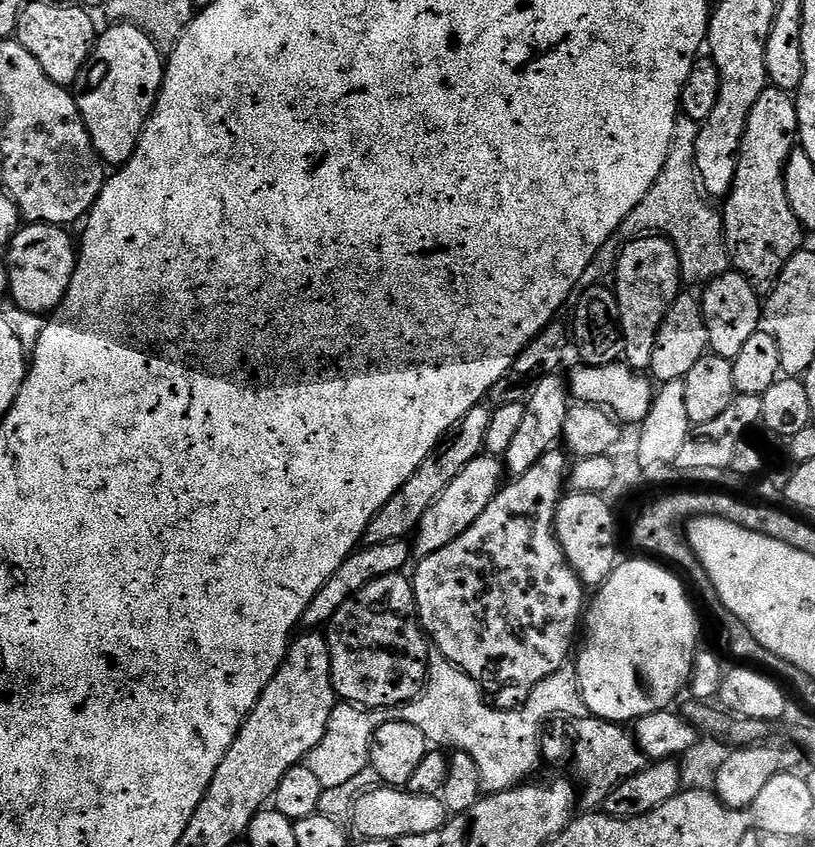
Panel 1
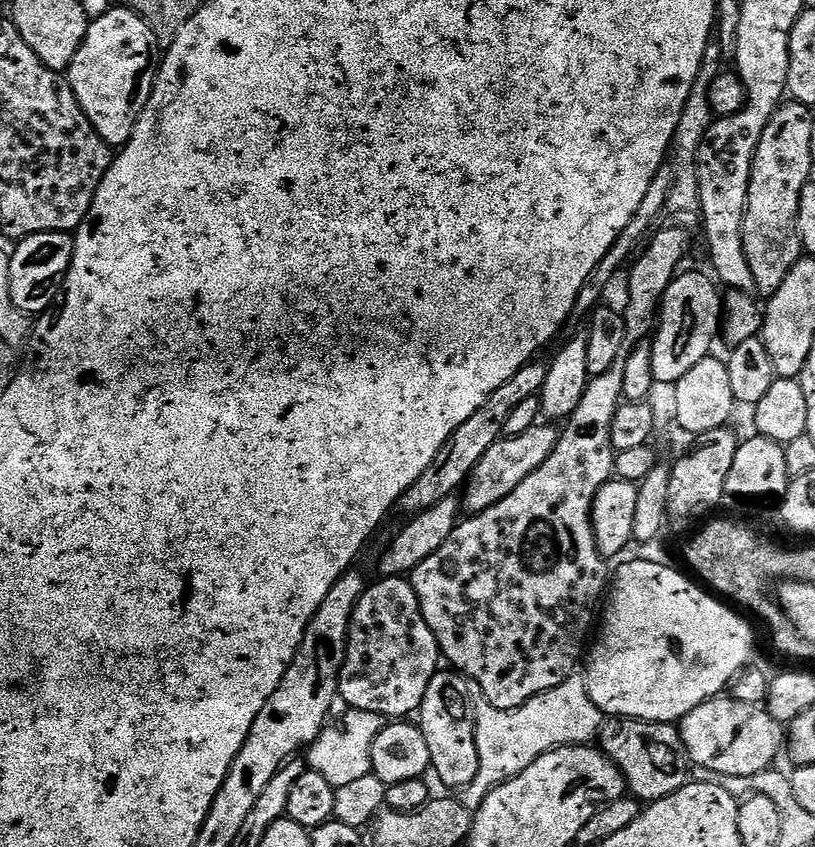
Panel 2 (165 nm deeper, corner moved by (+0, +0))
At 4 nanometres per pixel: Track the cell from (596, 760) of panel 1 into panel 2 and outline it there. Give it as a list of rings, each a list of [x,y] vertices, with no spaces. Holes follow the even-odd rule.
[[[608,718],[600,730],[598,744],[604,755],[609,756],[624,775],[627,791],[641,802],[661,800],[689,783],[688,751],[676,724]]]

